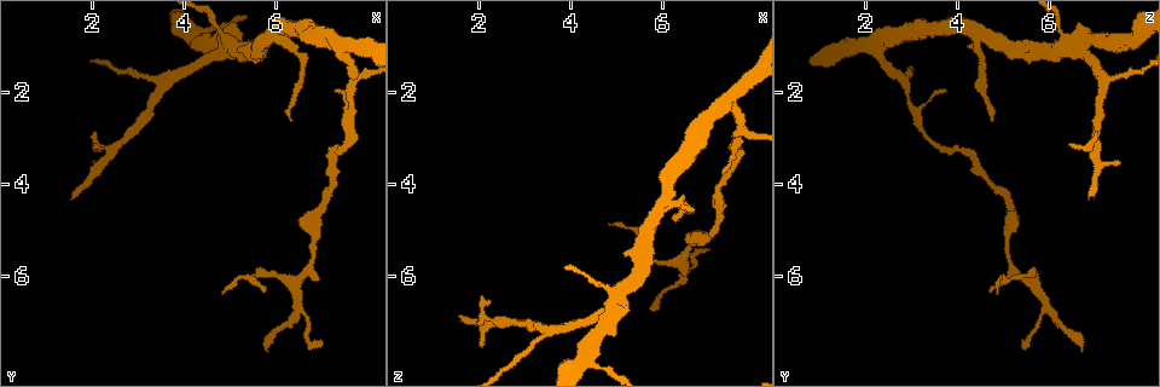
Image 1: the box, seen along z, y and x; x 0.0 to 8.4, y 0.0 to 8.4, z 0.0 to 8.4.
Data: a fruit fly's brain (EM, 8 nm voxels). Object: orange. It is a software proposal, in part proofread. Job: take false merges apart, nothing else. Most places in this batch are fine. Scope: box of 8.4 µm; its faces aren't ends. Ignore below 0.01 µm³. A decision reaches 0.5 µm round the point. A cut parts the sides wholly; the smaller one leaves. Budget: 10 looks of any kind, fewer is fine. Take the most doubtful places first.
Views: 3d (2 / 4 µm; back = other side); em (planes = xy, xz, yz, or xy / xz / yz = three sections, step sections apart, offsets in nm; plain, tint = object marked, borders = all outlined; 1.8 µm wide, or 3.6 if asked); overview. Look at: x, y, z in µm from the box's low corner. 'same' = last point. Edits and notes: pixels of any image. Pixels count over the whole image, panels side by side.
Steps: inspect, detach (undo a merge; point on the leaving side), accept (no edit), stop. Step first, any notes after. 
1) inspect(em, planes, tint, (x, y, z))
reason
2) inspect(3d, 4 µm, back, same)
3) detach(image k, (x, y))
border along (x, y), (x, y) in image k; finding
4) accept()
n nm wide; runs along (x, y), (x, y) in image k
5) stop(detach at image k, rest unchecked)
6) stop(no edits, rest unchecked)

inspect(3d, 2 µm, back, (6.45, 6.10, 5.55))
three-way junction

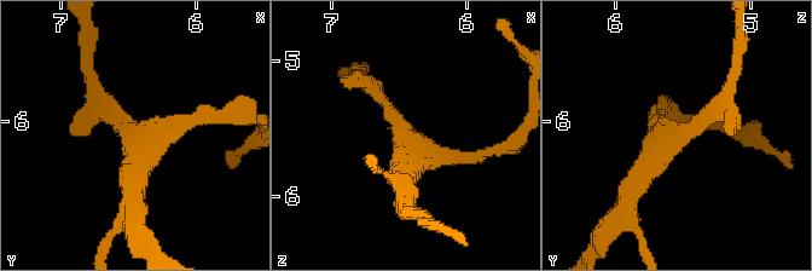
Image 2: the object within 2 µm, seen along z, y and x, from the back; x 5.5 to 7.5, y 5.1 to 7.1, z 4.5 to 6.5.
inspect(em, planes, tint, (6.40, 6.06, 5.54))
3 arms

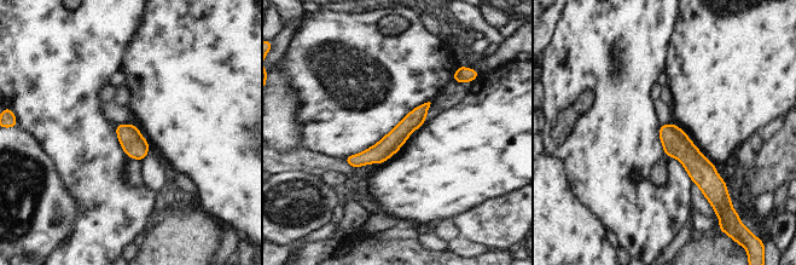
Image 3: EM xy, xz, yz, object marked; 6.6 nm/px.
accept()
140 nm wide; all the same cell

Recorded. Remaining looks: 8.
inspect(3d, 4 µm, (3.60, 1.90, 7.20))
three arms meet

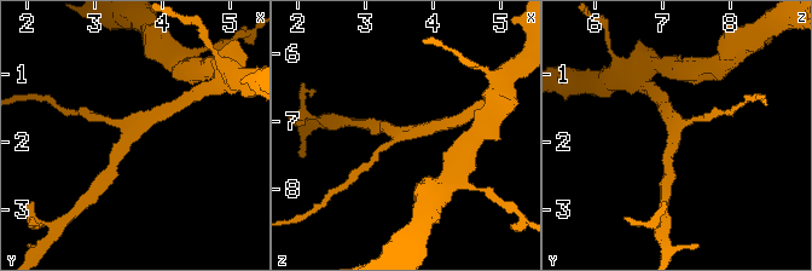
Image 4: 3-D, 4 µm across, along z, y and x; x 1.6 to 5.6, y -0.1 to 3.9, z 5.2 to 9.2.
inspect(em, planes, tint, (3.55, 1.85, 7.20))
3 arms; shape alone is not enough

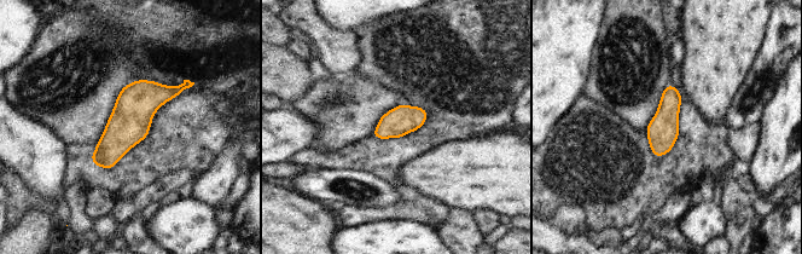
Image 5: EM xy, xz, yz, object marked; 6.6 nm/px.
accept()
all the same cell

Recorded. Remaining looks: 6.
inspect(3d, 2 µm, back, (6.00, 0.80, 4.55))
thick turns thin

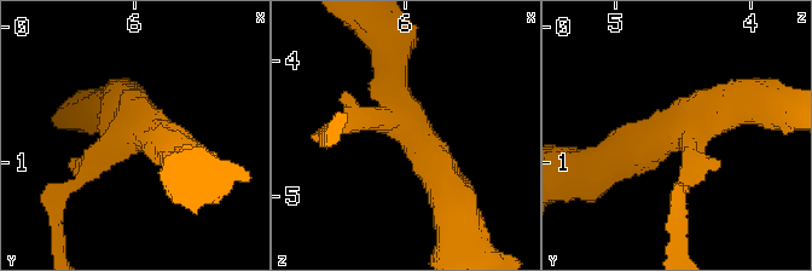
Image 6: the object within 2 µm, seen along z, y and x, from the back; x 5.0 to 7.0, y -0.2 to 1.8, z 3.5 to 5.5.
inspect(em, xz, step 16, tint, (5.98, 0.80, 4.50))
3 arms; shape alone is not enough

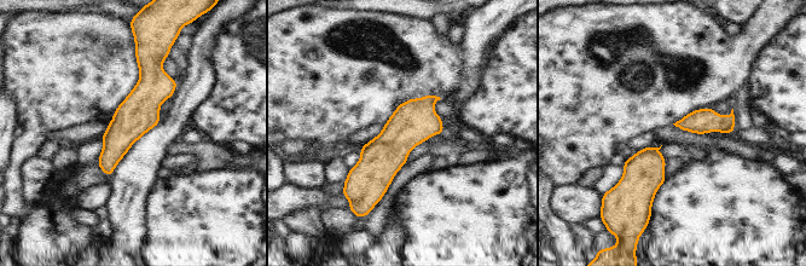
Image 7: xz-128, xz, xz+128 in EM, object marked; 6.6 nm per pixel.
accept()
runs along (433, 98), (381, 158), (365, 194) in image 7; one cell here

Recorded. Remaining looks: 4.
inspect(3d, 2 µm, (4.95, 0.95, 6.70))
looks like a crossing

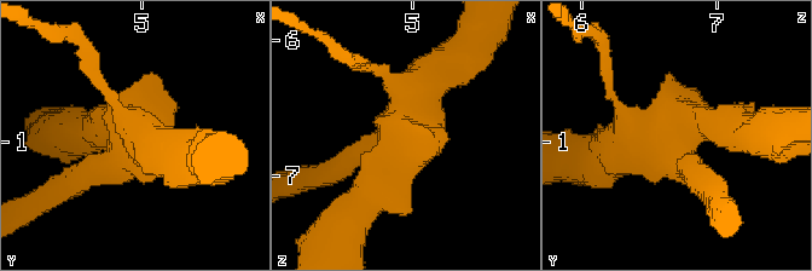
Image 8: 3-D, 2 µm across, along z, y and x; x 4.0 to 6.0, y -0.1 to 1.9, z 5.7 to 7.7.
inspect(em, yz, step 16, tint, (4.98, 0.96, 6.64))

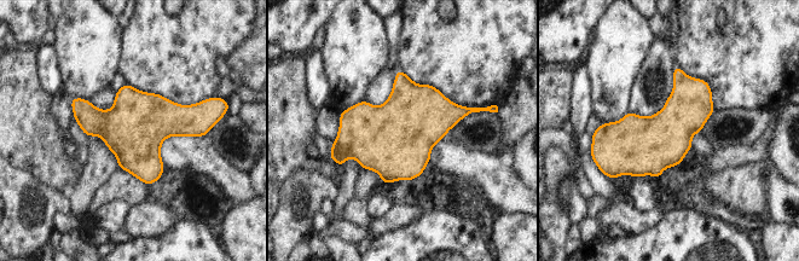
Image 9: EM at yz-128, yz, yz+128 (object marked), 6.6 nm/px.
inspect(em, planes, tint, same)
another direction

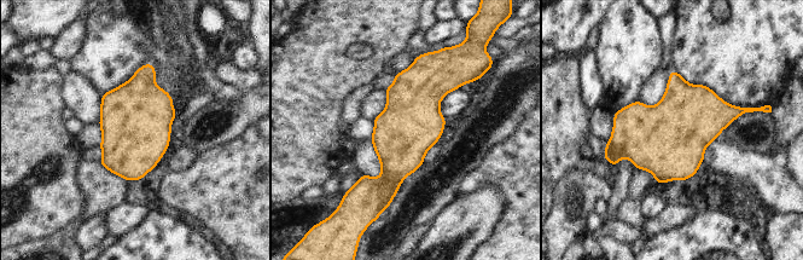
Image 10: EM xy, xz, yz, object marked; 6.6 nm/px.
accept()
continuous, no second cell

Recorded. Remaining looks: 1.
stop(no edits, rest unchecked)

